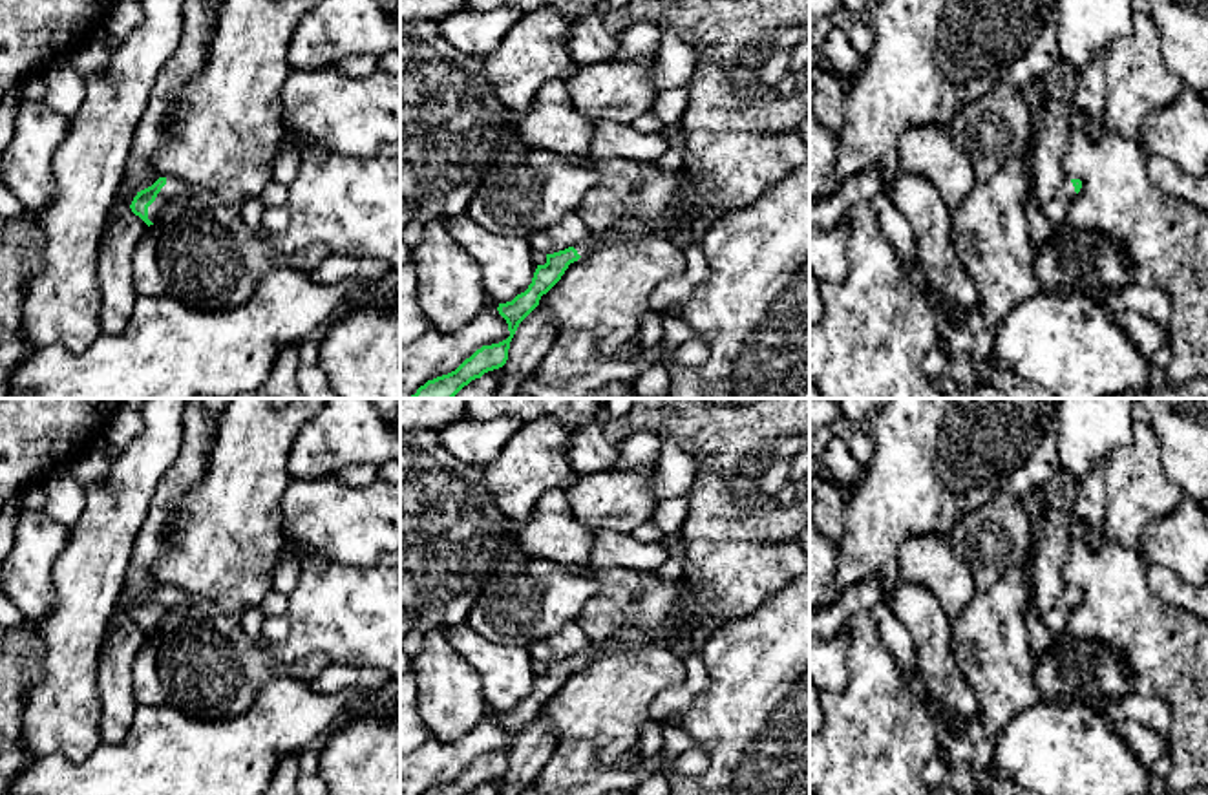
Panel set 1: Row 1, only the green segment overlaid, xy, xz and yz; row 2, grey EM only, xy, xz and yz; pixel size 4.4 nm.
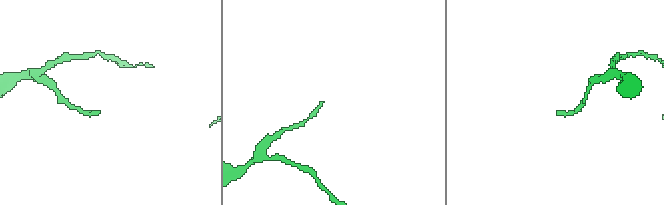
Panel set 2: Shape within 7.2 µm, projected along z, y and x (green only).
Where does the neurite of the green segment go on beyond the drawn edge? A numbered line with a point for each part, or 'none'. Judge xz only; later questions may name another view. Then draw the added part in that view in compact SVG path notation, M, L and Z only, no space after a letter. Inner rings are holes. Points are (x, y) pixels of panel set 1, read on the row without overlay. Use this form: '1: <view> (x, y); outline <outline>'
1: xz (625, 638); outline M623 627L614 631L601 645L612 645L620 649L645 649L651 647L651 640L643 631ZM592 643L588 649L576 652L574 658L579 665L585 665L601 645Z

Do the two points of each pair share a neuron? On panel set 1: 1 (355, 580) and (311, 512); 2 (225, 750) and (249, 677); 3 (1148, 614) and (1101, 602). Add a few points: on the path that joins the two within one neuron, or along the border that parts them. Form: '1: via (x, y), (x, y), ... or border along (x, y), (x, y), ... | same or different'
1: border along (381, 554), (362, 565), (337, 565), (324, 560) | different
2: border along (265, 684), (236, 715), (192, 715) | different
3: via (1137, 614), (1124, 614), (1112, 602) | same

